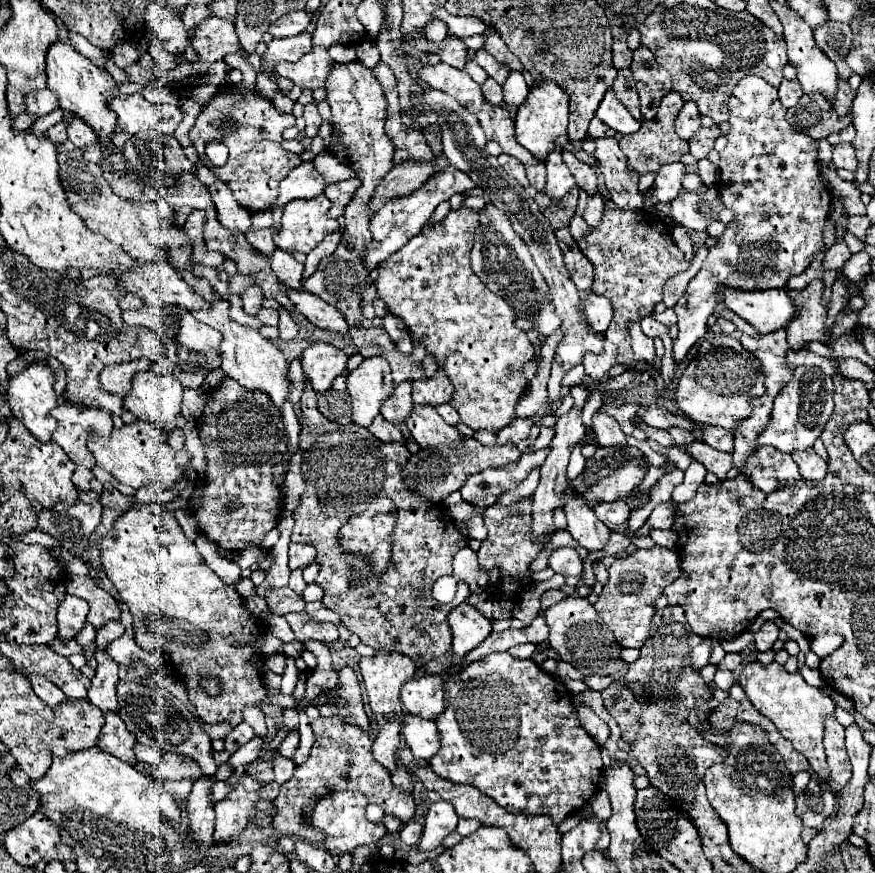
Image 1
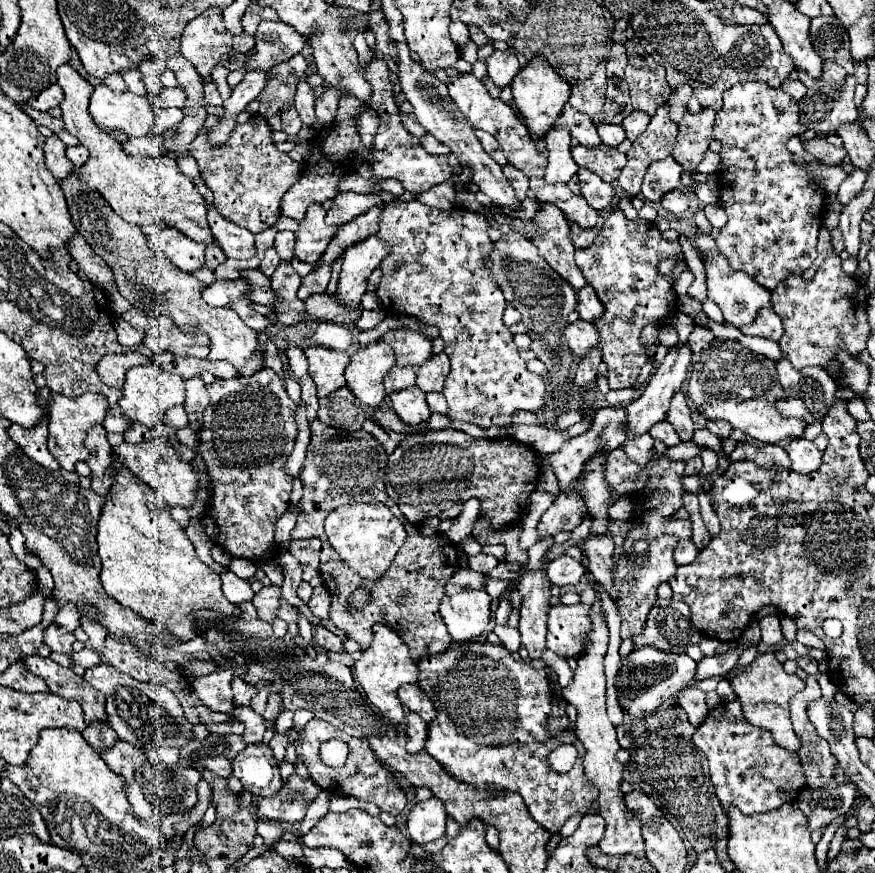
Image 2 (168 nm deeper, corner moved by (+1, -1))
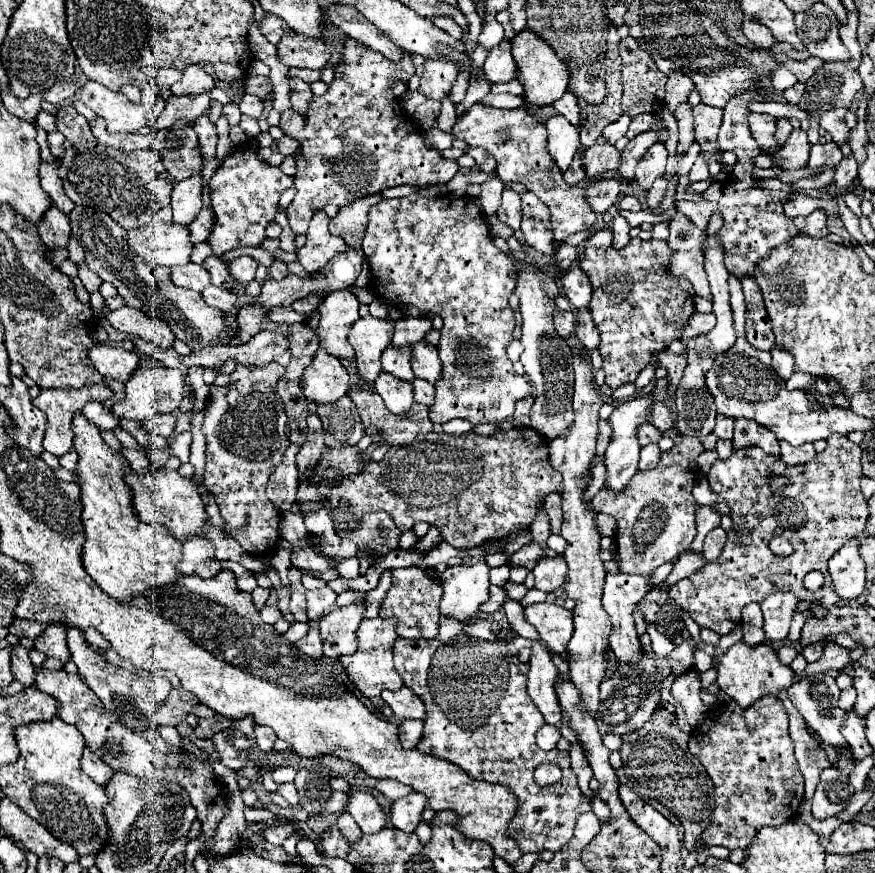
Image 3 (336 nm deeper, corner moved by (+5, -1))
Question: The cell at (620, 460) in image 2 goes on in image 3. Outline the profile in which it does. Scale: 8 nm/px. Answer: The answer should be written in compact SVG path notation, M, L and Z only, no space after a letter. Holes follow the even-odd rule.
M683 438L677 442L671 450L661 454L661 460L657 468L647 472L637 472L633 480L629 480L629 488L625 492L609 492L609 488L601 488L597 496L593 498L595 512L611 514L617 520L617 568L621 574L653 574L655 568L659 568L663 562L677 558L689 544L693 542L697 530L695 530L695 500L691 496L693 482L697 480L697 456L703 452L703 444L699 438Z

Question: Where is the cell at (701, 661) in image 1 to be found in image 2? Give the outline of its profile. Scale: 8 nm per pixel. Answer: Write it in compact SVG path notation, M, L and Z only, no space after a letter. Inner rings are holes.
M653 646L637 648L621 662L615 680L617 702L621 710L629 714L631 720L641 720L651 712L655 712L669 696L675 696L685 686L691 686L695 670L697 670L697 662L691 660L687 654L665 654Z

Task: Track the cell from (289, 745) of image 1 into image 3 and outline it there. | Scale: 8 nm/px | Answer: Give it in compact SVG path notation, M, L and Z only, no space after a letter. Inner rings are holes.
M285 782L285 784L279 784L277 792L291 804L295 806L299 802L299 796L297 796L297 790L295 790L295 784L293 782Z

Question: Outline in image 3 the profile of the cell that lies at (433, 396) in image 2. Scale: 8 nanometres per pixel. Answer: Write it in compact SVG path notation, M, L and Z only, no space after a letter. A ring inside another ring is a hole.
M415 378L415 380L413 380L413 386L415 386L415 402L421 402L421 404L425 404L425 406L433 404L435 388L433 388L429 382Z

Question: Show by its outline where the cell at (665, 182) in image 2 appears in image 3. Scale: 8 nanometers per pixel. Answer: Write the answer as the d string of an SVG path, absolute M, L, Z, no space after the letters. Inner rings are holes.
M657 142L645 152L645 156L641 158L641 162L637 166L635 180L637 180L639 188L649 190L653 180L663 178L665 176L665 164L667 164L667 150L661 142Z

